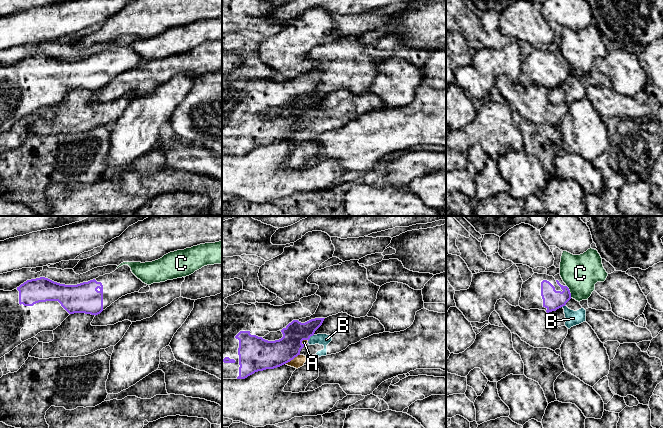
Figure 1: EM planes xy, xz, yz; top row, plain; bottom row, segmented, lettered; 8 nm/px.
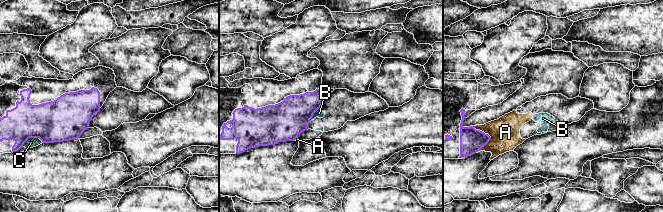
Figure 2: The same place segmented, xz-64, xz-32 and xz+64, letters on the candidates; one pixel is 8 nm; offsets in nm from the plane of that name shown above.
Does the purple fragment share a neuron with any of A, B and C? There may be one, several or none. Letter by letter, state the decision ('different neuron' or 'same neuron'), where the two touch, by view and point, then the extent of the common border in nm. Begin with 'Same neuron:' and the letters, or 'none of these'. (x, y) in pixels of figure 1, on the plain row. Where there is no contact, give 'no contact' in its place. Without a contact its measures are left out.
Same neuron: none of these
A: different neuron; contact xz (292, 135); length 140 nm
B: different neuron; contact xz (309, 114); length 80 nm
C: different neuron; contact yz (569, 67); length 110 nm

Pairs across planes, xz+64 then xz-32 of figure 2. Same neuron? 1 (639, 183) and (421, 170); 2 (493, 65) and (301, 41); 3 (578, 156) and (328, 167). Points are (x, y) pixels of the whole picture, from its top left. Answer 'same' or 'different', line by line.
1: different
2: same
3: different

